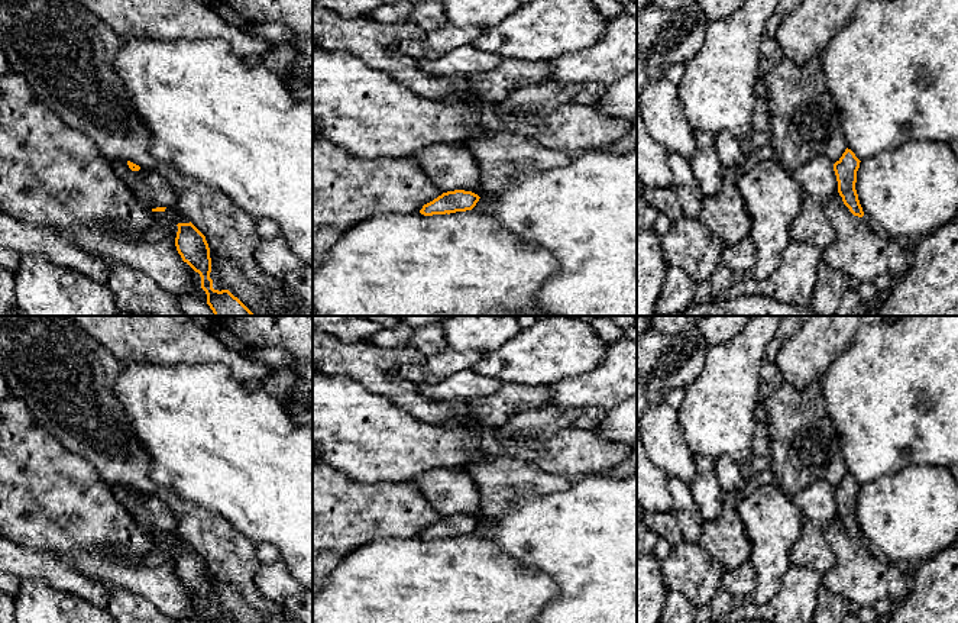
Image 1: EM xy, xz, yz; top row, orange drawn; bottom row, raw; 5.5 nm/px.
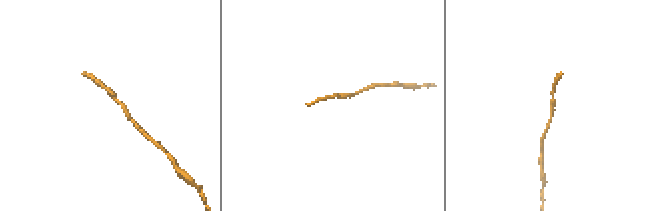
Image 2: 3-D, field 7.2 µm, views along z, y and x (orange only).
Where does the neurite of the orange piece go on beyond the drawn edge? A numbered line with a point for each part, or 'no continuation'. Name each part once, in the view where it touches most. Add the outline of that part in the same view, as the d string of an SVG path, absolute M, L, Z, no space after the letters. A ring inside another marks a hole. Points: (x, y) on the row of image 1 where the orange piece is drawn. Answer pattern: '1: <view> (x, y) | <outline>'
no continuation

